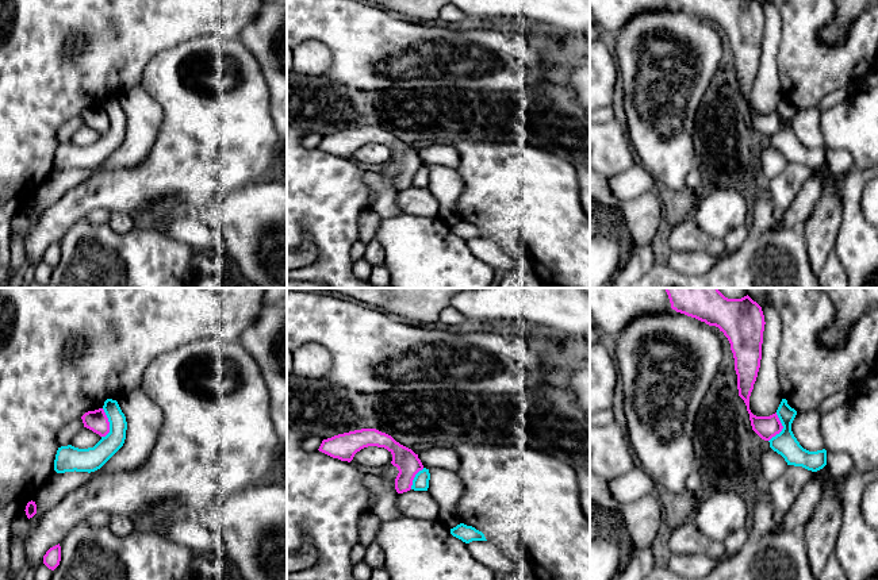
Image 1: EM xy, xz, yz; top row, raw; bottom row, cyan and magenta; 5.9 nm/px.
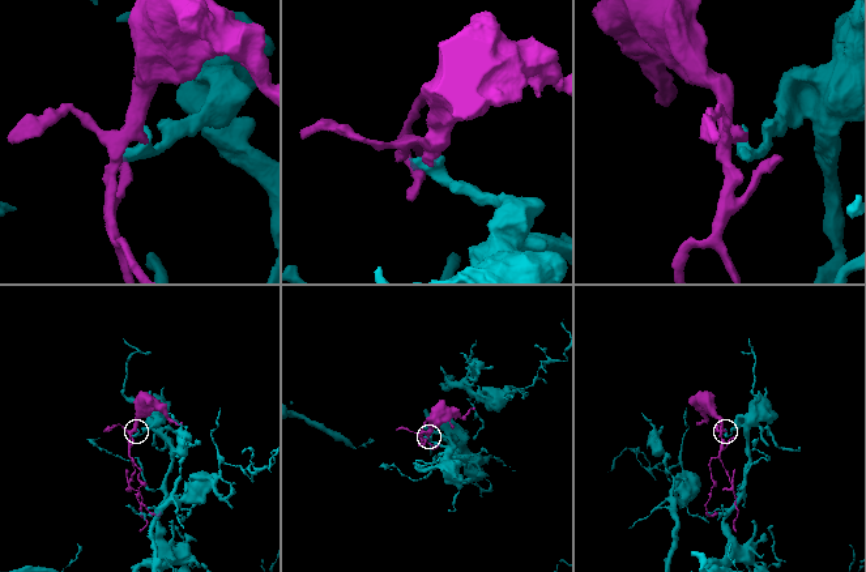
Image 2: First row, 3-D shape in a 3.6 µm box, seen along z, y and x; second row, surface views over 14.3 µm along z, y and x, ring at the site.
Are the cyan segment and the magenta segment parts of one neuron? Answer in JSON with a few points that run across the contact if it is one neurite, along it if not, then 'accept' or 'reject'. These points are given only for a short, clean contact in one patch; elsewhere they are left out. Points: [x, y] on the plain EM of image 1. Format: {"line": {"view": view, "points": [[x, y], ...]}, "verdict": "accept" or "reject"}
{"line": {"view": "xy", "points": [[102, 106], [108, 119], [108, 130], [104, 134]]}, "verdict": "reject"}

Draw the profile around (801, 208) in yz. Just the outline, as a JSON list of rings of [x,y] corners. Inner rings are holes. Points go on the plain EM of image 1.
[[[827,162],[814,169],[813,176],[805,183],[791,207],[785,211],[782,219],[778,219],[781,227],[802,227],[823,192],[823,180],[829,176]]]

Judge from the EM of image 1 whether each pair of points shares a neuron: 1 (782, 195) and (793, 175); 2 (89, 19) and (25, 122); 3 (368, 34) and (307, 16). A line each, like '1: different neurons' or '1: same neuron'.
1: same neuron
2: same neuron
3: same neuron

